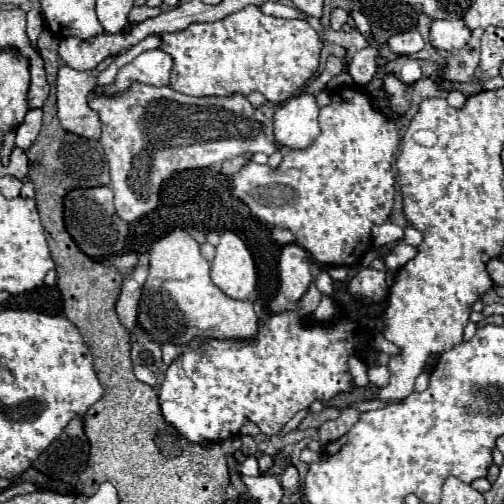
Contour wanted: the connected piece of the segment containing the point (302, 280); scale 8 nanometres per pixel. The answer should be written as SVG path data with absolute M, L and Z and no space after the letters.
M285 245L279 257L279 277L281 277L281 293L291 301L297 303L309 283L313 281L311 275L311 261L303 247L299 245Z

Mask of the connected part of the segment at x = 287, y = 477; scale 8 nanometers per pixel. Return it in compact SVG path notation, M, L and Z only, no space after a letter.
M289 465L281 473L281 485L283 485L283 489L295 489L299 485L299 475L297 475L297 469L293 465Z

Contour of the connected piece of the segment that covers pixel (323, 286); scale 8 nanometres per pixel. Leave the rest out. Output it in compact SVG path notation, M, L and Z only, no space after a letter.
M321 271L321 273L317 275L315 285L317 285L317 289L319 289L323 295L333 295L333 279L331 279L325 271Z

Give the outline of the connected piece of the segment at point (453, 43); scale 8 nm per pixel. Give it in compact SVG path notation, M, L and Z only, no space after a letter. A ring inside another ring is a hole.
M435 19L431 25L431 43L435 49L457 51L471 37L471 29L461 23L461 19Z

